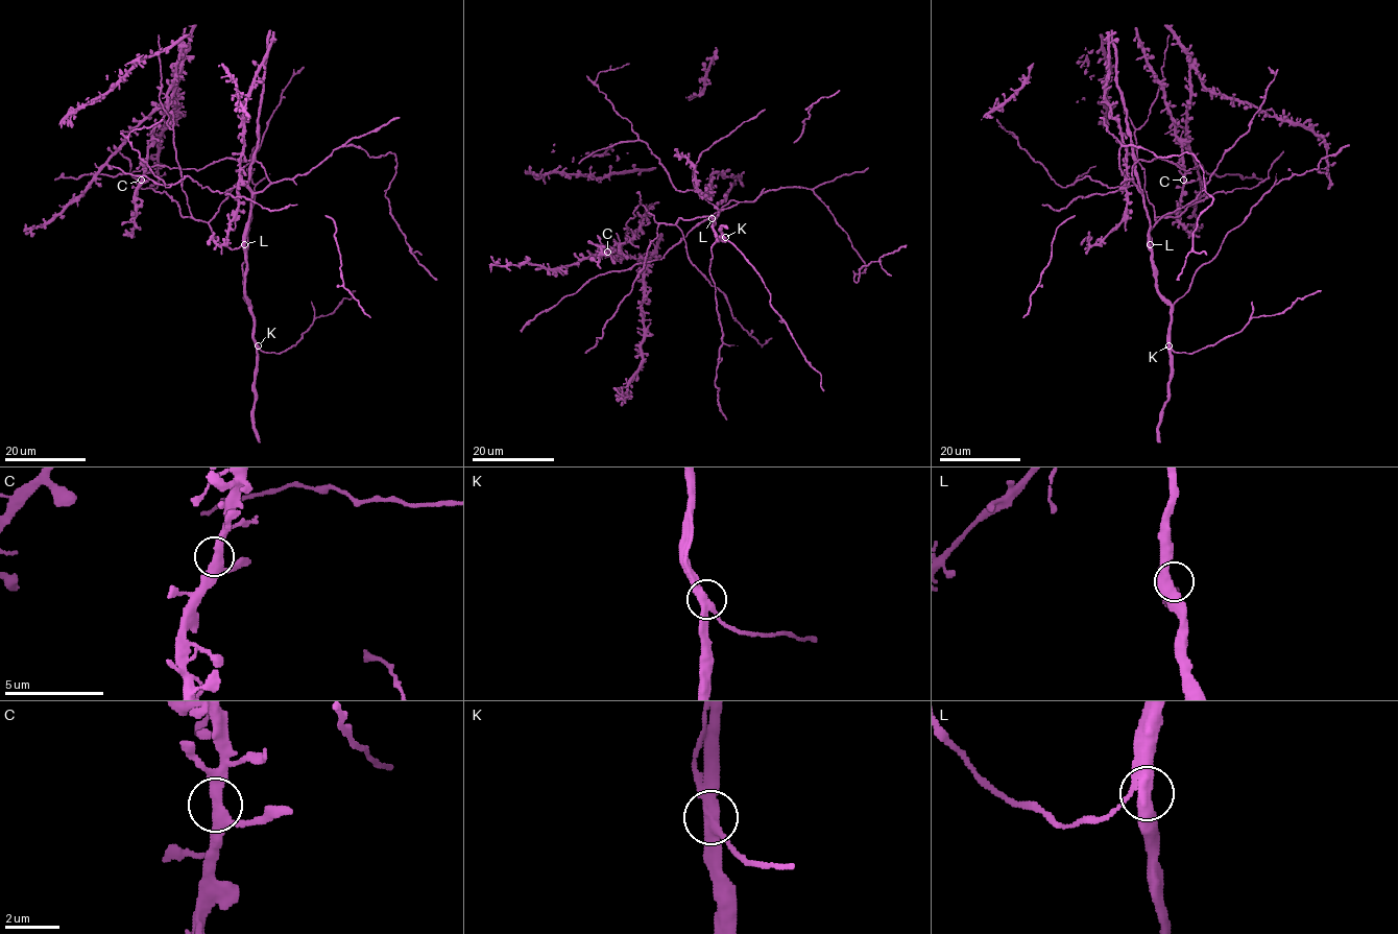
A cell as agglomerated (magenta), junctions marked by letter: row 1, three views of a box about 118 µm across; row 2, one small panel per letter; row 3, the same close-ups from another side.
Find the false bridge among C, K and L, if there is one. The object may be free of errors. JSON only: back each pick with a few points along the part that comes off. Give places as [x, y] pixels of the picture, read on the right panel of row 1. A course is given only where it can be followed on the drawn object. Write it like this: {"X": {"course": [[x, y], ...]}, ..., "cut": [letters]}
{"cut": []}

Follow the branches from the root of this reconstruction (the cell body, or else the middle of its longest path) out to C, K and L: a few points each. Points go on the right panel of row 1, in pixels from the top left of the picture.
C: (1156, 221), (1135, 130), (1148, 119), (1162, 84), (1182, 149), (1183, 180)
K: (1156, 221), (1149, 234), (1151, 245), (1148, 248), (1156, 291), (1171, 306), (1170, 344)
L: (1156, 221), (1149, 234), (1150, 244)

